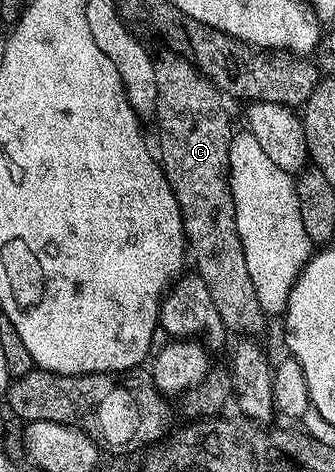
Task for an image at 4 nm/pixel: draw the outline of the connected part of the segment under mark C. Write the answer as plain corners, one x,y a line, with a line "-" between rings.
163,47
154,58
157,107
153,124
159,128
157,160
181,207
187,247
190,256
195,256
194,272
205,279
205,287
209,287
209,295
213,295
213,307
217,307
217,315
221,315
223,324
232,334
259,335
255,333
262,331
265,314
257,303
257,291
253,291
253,279
249,279
241,235
237,235
229,175
233,128
223,106
224,94
182,52

